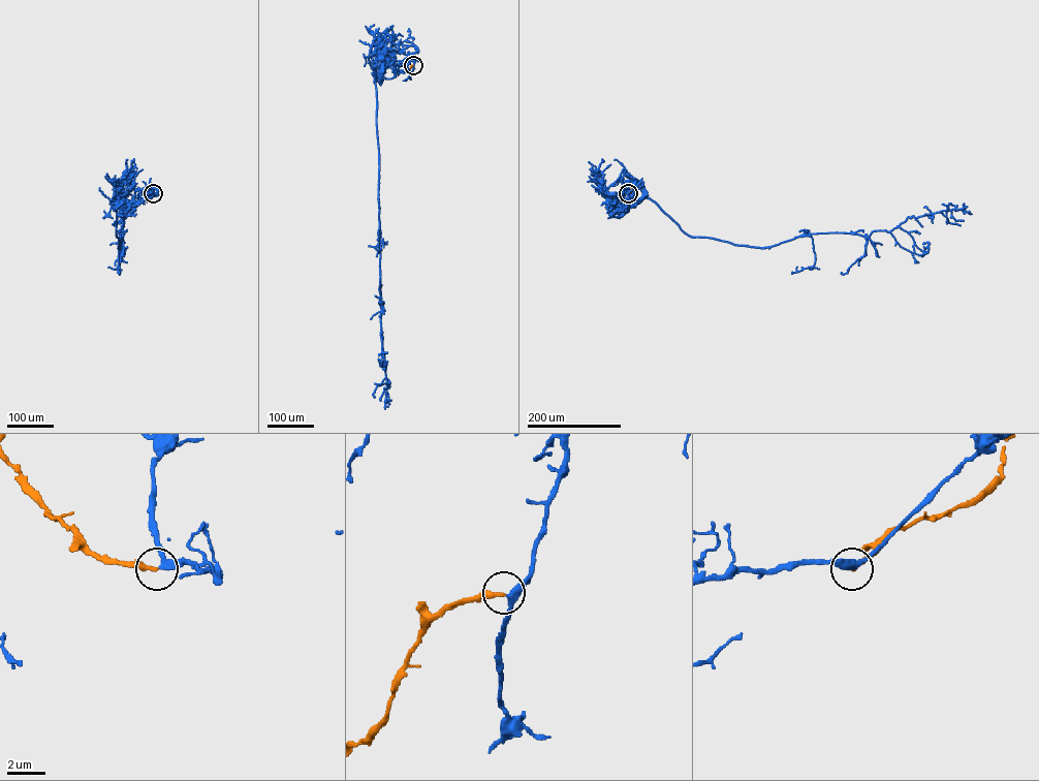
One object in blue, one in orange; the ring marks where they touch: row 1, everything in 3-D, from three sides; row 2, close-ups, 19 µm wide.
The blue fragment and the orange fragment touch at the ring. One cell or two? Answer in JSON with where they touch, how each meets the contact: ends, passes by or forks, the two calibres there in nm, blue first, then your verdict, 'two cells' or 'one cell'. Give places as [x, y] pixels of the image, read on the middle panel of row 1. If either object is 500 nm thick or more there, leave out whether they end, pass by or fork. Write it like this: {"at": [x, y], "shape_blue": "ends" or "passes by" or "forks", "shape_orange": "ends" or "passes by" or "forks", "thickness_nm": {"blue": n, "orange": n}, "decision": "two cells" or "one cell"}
{"at": [413, 65], "shape_blue": "passes by", "shape_orange": "ends", "thickness_nm": {"blue": 320, "orange": 280}, "decision": "one cell"}

